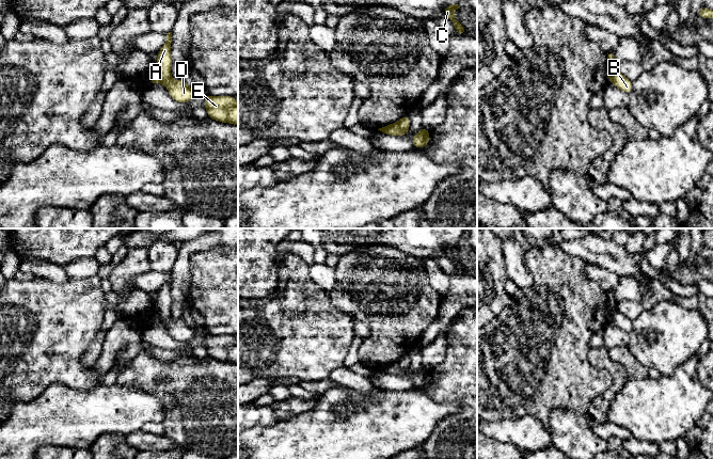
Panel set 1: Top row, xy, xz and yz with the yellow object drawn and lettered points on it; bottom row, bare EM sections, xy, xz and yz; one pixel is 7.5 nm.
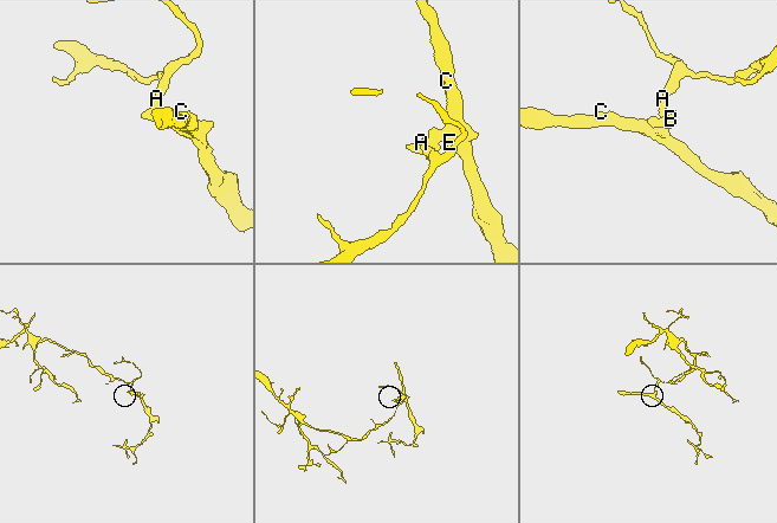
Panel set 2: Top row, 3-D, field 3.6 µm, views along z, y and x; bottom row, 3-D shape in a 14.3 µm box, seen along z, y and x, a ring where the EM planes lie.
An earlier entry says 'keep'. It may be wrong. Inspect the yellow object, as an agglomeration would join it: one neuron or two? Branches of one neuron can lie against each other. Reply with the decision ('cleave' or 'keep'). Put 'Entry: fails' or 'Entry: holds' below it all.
cleave
Entry: fails

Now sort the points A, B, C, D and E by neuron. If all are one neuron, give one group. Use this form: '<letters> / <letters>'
A / B C D E

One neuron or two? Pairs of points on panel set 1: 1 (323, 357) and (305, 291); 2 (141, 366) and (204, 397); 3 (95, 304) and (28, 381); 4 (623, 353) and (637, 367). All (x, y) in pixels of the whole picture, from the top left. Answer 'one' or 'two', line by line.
1: one
2: one
3: one
4: one

